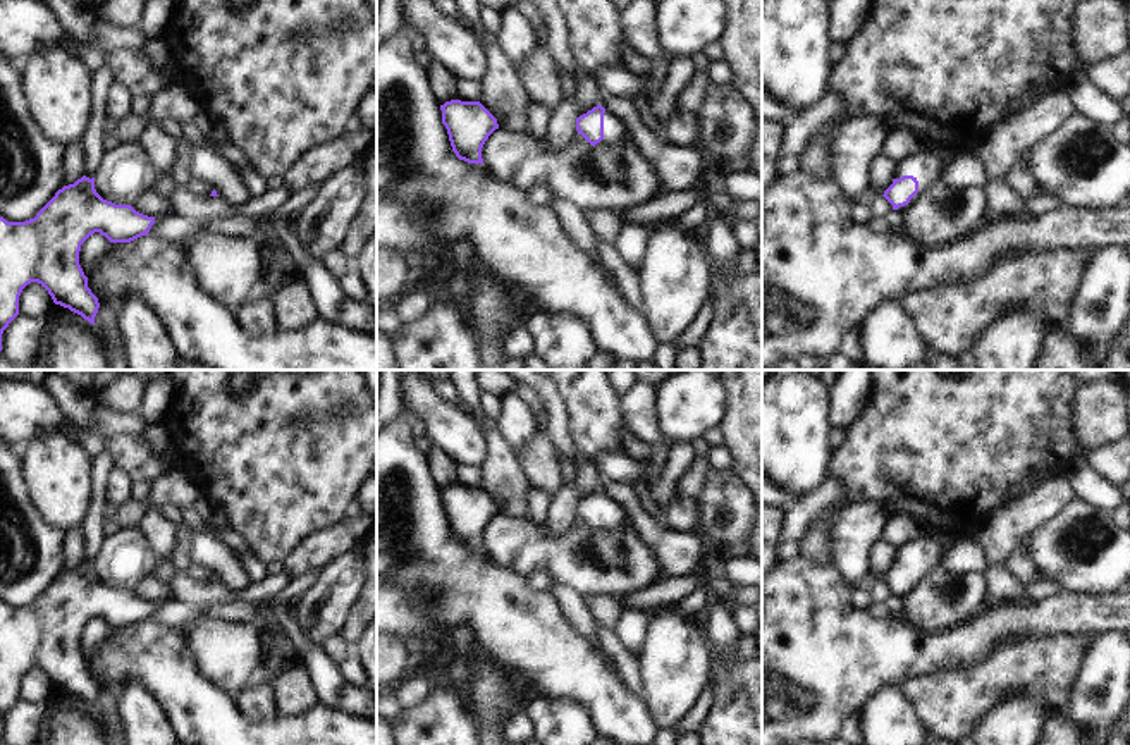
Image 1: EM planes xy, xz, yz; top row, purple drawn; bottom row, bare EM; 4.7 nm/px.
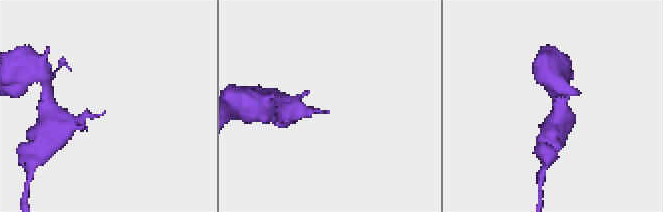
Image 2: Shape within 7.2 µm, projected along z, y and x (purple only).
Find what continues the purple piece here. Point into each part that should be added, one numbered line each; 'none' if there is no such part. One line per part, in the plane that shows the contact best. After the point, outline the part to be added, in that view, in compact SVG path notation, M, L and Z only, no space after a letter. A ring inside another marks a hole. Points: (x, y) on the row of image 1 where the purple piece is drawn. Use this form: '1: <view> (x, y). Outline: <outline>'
1: yz (926, 166). Outline: M924 146L918 153L912 153L896 163L894 179L903 175L913 175L918 181L918 193L908 205L900 206L898 212L906 213L910 205L924 194L930 186L943 181L946 163L929 146Z

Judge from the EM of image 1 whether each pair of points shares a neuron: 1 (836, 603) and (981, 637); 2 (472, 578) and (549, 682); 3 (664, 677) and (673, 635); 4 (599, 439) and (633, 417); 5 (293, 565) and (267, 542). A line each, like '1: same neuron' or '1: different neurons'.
1: same neuron
2: same neuron
3: same neuron
4: different neurons
5: different neurons

